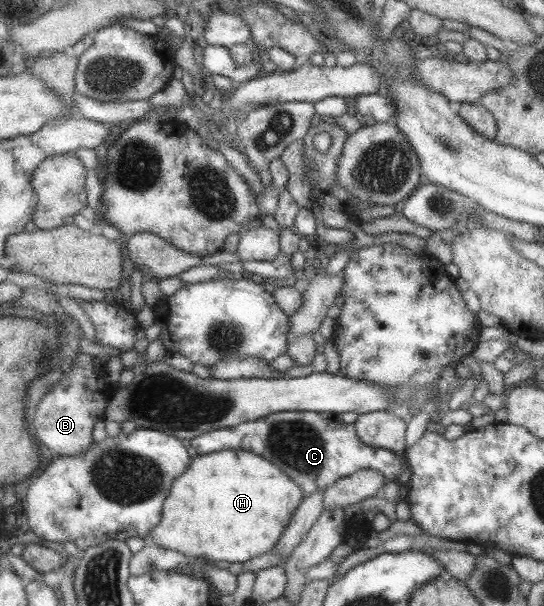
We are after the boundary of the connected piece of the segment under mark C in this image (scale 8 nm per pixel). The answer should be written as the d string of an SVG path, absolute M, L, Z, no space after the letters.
M314 411L269 413L254 421L245 421L230 428L213 429L187 441L198 454L223 449L244 449L274 463L300 489L303 497L323 491L342 477L358 470L374 470L393 480L406 469L389 449L364 445L355 434L353 424L346 424L334 414Z

